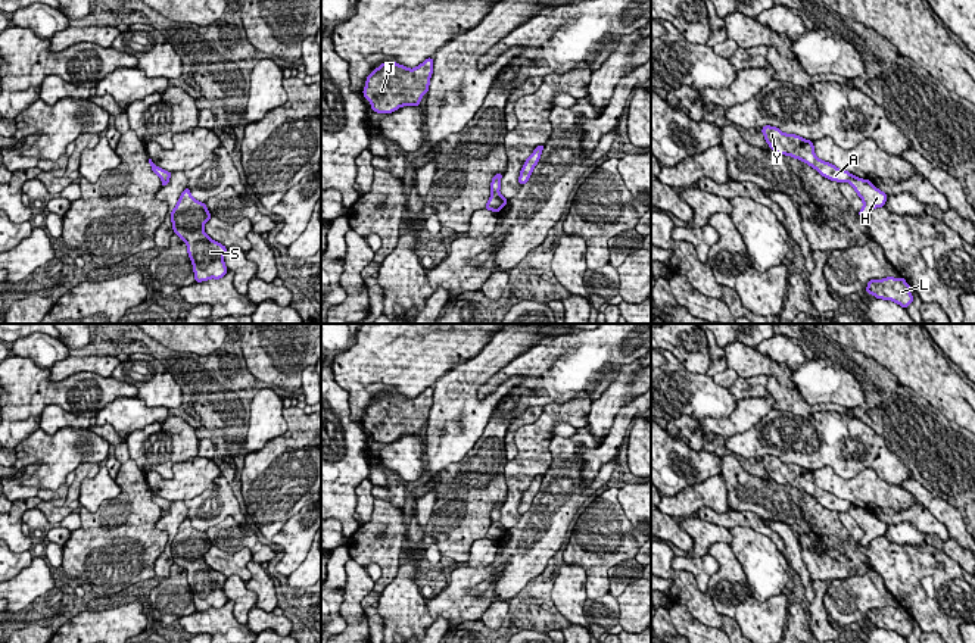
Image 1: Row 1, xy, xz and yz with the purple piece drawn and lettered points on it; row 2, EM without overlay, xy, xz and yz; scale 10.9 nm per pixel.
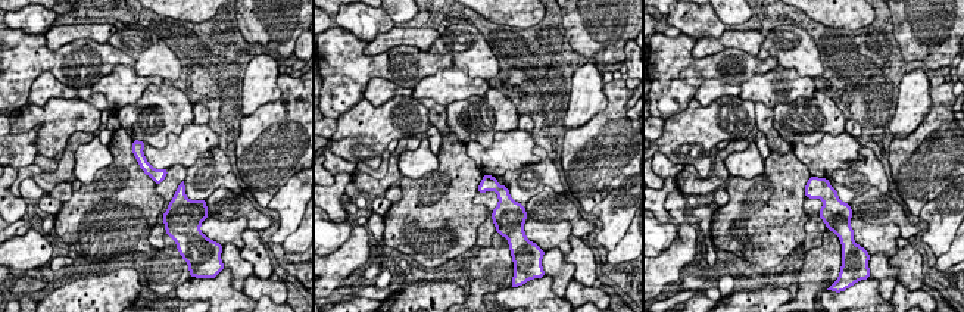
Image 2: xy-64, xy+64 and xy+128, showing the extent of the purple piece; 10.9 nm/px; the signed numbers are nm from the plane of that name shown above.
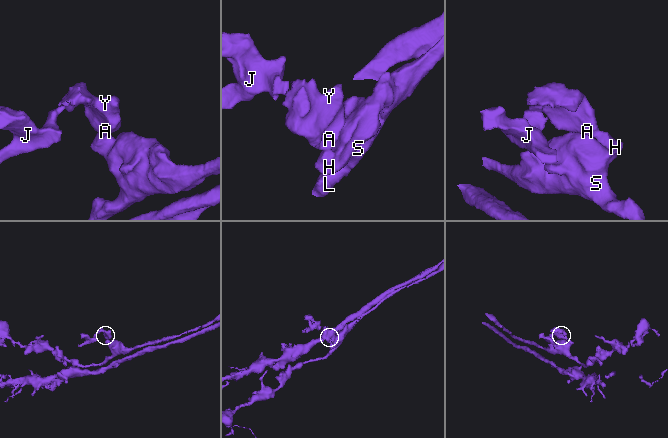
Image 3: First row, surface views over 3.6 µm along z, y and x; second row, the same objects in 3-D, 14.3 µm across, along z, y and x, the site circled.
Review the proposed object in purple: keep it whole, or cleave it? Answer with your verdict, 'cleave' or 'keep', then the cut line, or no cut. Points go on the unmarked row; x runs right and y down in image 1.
cleave; cut xz (498, 520), (492, 523)

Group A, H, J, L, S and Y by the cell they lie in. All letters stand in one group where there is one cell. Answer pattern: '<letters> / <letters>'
A J Y / H L S

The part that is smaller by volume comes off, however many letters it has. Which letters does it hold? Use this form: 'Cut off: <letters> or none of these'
Cut off: A, J, Y

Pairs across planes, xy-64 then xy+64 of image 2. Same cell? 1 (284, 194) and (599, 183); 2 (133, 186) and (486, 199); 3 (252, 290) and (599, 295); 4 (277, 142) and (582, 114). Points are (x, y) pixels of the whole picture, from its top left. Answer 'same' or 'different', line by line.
1: different
2: different
3: same
4: different

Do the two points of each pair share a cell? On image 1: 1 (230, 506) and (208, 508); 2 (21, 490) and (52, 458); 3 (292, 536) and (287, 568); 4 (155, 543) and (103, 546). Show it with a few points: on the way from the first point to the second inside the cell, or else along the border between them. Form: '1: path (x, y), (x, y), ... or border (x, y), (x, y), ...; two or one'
1: path (224, 506), (214, 506); one
2: border (15, 468), (37, 464), (25, 483), (39, 489); two
3: path (292, 543), (289, 561); one
4: path (142, 543), (120, 543), (117, 546); one

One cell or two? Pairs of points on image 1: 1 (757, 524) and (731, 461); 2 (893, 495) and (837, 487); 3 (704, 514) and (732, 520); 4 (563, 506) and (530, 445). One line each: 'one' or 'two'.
1: two
2: one
3: one
4: two

